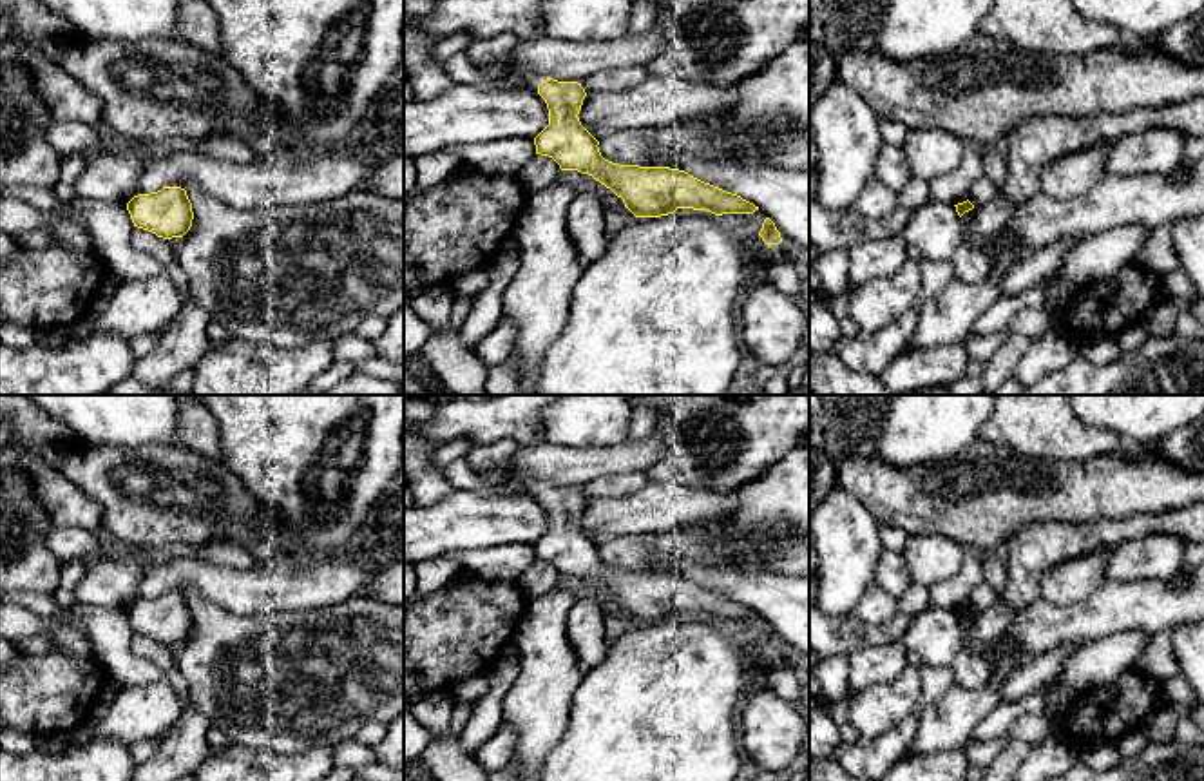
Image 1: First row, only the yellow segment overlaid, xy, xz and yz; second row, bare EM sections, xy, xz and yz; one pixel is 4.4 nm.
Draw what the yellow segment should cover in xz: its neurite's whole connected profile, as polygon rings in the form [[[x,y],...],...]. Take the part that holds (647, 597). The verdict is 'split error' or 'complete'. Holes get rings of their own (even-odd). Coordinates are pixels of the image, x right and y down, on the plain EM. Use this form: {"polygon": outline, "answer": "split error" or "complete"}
{"polygon": [[[511,471],[549,515],[549,531],[534,544],[536,560],[552,564],[561,576],[592,582],[623,605],[635,623],[661,623],[677,614],[722,620],[753,620],[753,609],[670,573],[619,571],[605,565],[599,547],[578,520],[587,502],[581,486],[558,487],[527,471]]], "answer": "split error"}

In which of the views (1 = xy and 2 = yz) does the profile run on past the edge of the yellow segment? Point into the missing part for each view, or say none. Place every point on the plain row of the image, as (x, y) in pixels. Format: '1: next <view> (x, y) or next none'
1: next none
2: next none

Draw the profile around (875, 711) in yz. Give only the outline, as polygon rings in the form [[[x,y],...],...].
[[[909,663],[893,681],[862,690],[849,707],[849,723],[865,738],[878,738],[898,727],[922,705],[918,663]]]

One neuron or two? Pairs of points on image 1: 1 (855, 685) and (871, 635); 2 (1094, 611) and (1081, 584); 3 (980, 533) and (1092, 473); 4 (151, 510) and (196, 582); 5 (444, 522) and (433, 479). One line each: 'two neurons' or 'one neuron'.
1: two neurons
2: two neurons
3: one neuron
4: two neurons
5: two neurons

